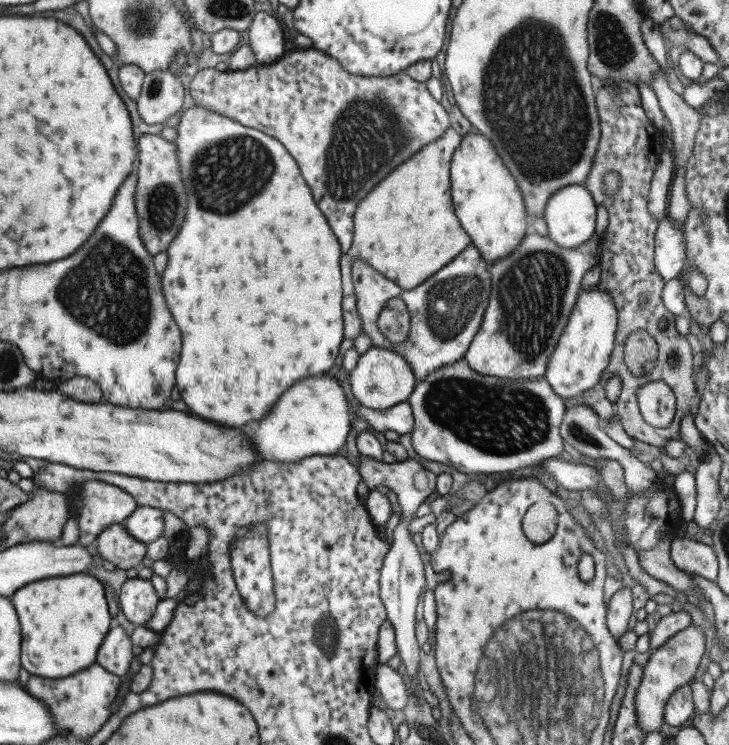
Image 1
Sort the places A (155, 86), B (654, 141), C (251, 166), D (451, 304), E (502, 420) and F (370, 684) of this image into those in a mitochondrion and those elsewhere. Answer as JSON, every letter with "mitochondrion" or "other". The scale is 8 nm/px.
{"A":"mitochondrion","B":"other","C":"mitochondrion","D":"mitochondrion","E":"mitochondrion","F":"other"}

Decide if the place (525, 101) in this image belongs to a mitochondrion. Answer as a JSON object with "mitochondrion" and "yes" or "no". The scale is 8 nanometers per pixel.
{"mitochondrion":"yes"}

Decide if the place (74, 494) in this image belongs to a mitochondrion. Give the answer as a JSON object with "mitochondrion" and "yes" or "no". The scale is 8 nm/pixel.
{"mitochondrion":"no"}

